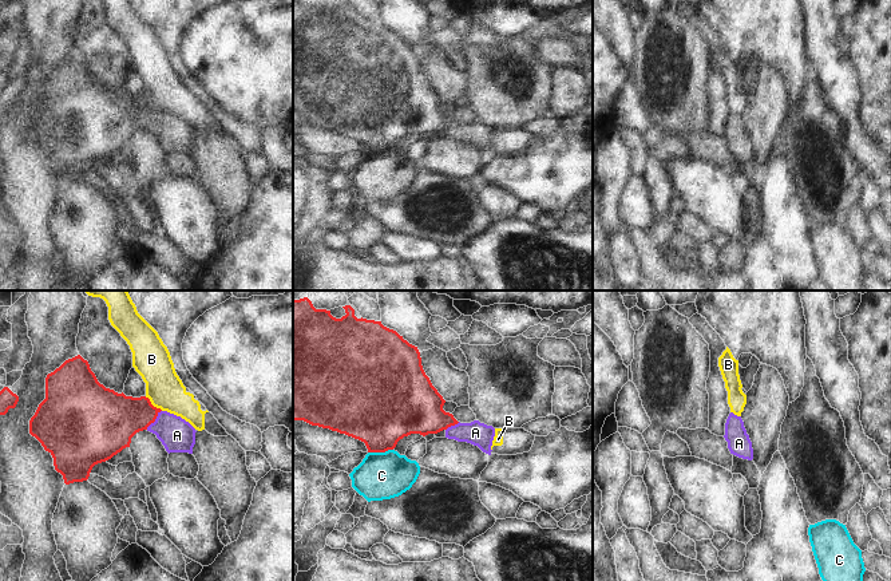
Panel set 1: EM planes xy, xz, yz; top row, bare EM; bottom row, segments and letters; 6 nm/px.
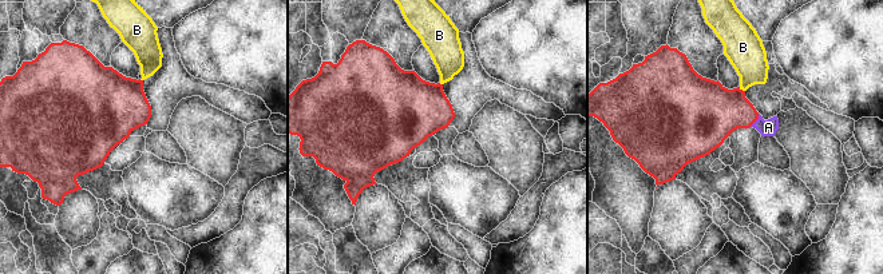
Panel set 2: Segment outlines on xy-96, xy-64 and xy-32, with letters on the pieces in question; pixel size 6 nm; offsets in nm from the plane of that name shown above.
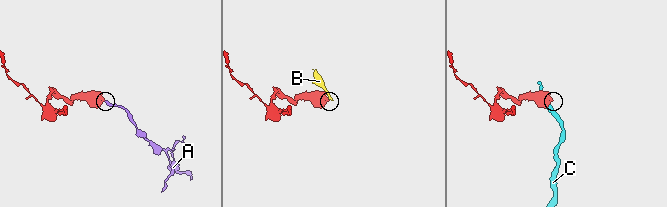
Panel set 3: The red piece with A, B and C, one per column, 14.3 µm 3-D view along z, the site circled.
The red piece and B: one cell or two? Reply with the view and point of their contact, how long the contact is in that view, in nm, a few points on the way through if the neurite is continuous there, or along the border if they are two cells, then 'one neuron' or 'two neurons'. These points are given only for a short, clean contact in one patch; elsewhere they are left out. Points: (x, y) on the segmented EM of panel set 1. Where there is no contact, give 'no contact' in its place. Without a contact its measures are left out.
meets red in xy at (151, 404); contact 140 nm long; border along xy (145, 396), (162, 410); two neurons

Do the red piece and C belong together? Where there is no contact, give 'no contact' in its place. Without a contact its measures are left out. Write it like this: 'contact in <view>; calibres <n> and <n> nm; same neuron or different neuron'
contact in xz; calibres 420 and 280 nm; different neuron

